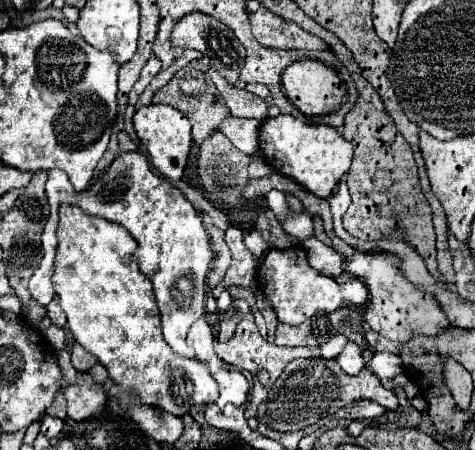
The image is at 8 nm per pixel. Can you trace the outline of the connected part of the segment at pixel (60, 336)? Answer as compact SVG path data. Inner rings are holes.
M50 326L48 330L44 330L44 336L46 336L46 340L50 342L52 348L56 348L56 350L64 348L64 330L62 328Z

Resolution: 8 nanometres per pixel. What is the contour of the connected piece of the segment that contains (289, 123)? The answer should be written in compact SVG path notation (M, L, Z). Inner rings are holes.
M290 114L266 118L260 124L260 152L266 162L280 174L294 178L318 198L330 198L340 178L348 172L352 160L352 144L332 126L306 124Z

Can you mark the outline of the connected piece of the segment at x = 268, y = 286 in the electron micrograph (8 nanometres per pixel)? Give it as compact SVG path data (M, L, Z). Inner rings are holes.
M292 246L292 248L272 248L260 268L258 268L258 288L264 292L264 296L270 300L278 320L282 324L298 326L306 318L314 316L316 312L334 312L342 306L342 296L340 296L340 286L334 278L328 278L314 270L308 260L306 252L302 246Z

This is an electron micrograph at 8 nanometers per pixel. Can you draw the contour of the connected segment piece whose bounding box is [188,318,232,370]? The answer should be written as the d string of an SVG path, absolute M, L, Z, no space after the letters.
M200 318L192 324L190 332L188 332L188 344L196 350L196 358L200 362L204 362L210 370L218 370L218 368L232 368L228 366L226 362L222 362L214 350L212 350L212 344L214 344L214 336L212 336L212 330L210 330L210 324L206 322L206 318Z

